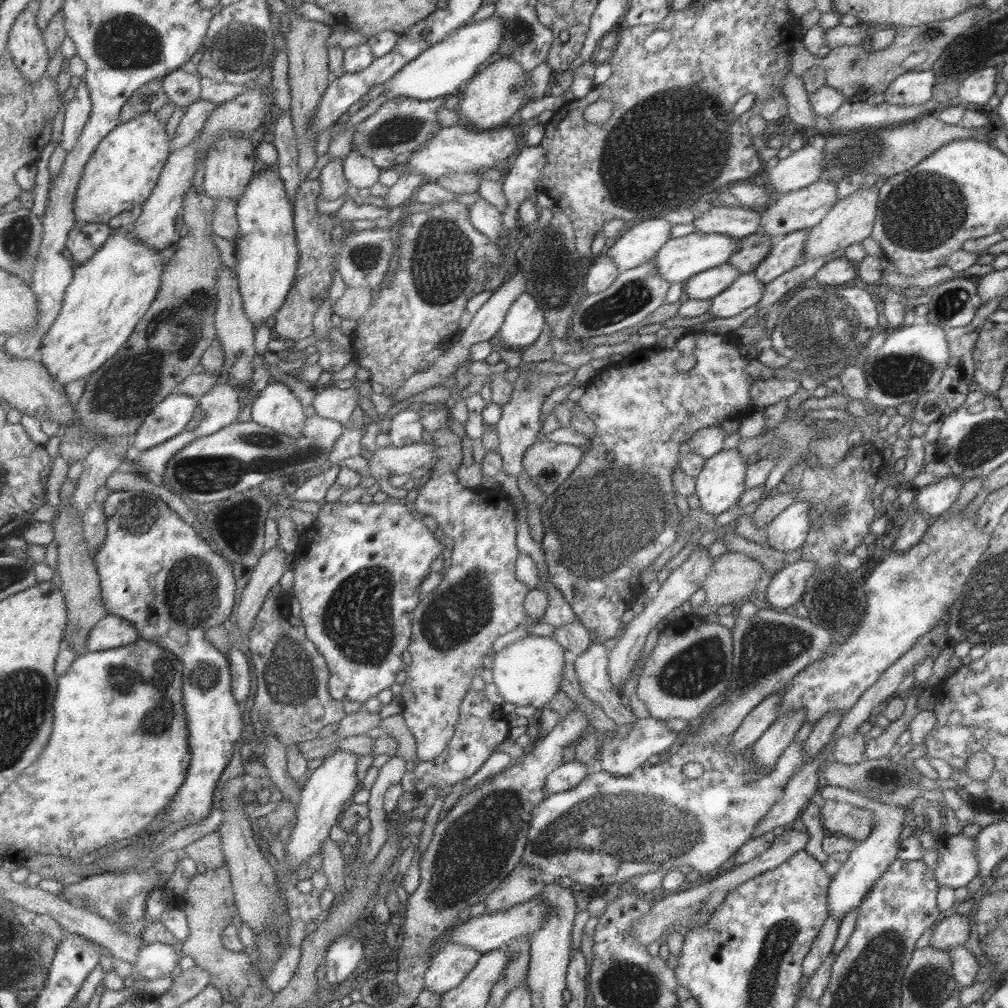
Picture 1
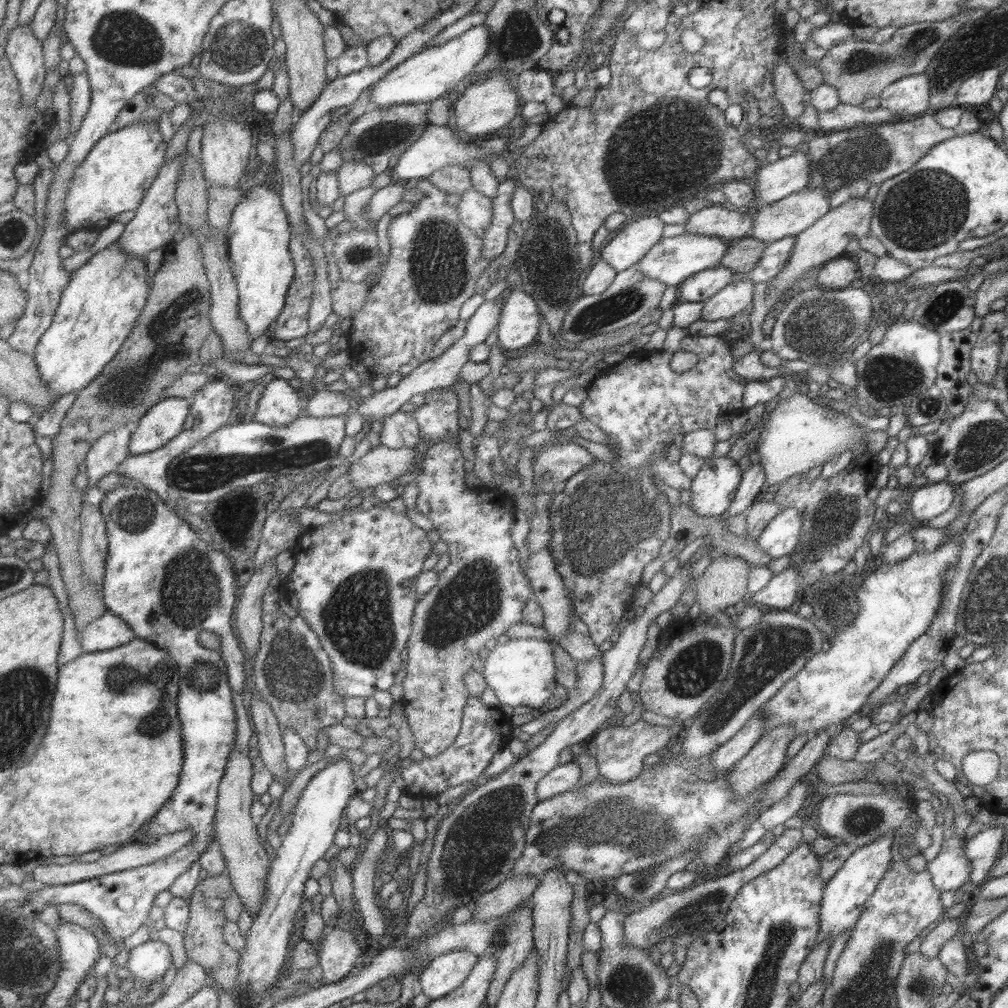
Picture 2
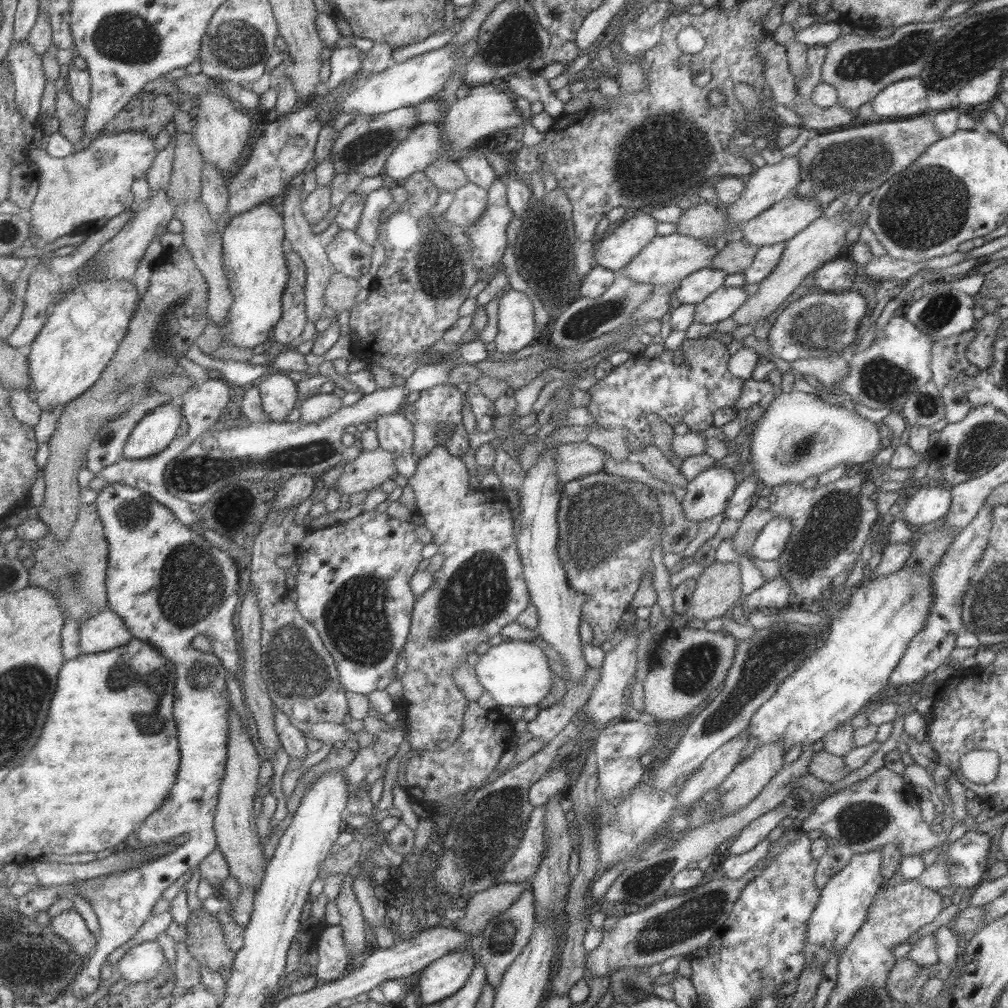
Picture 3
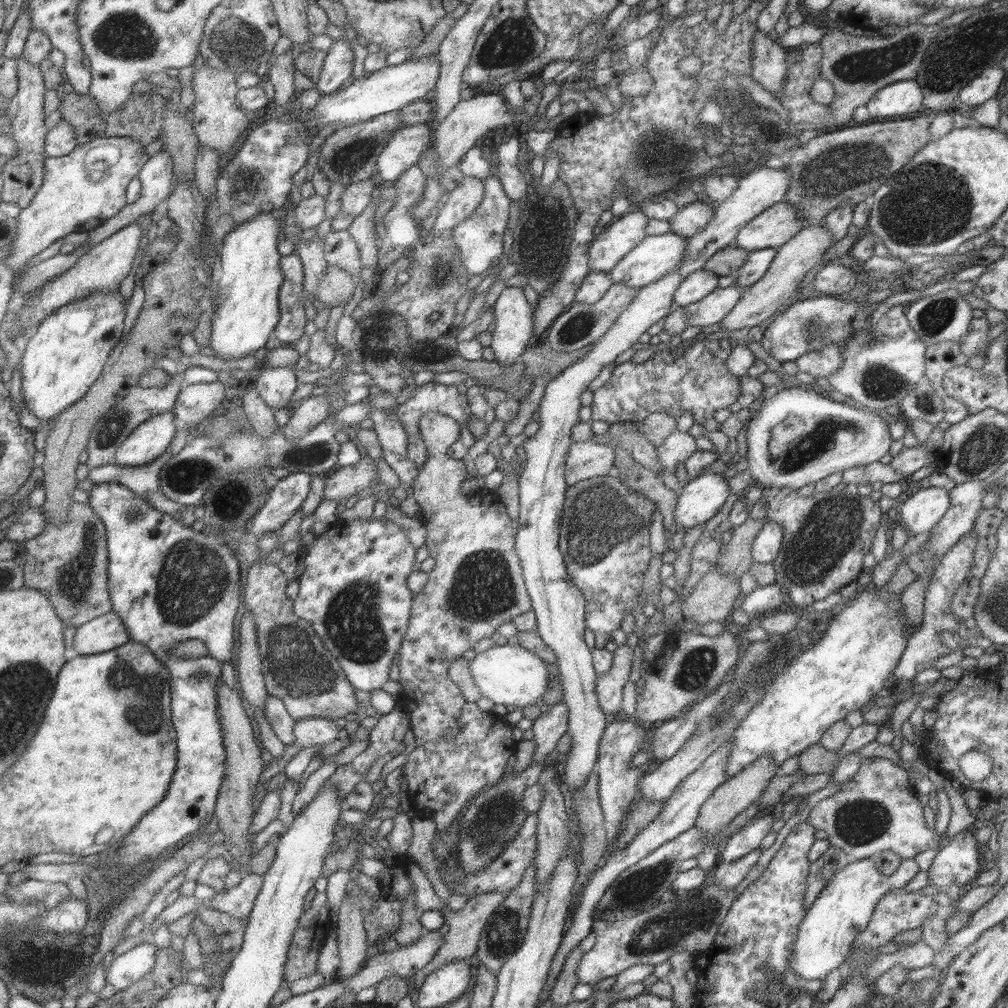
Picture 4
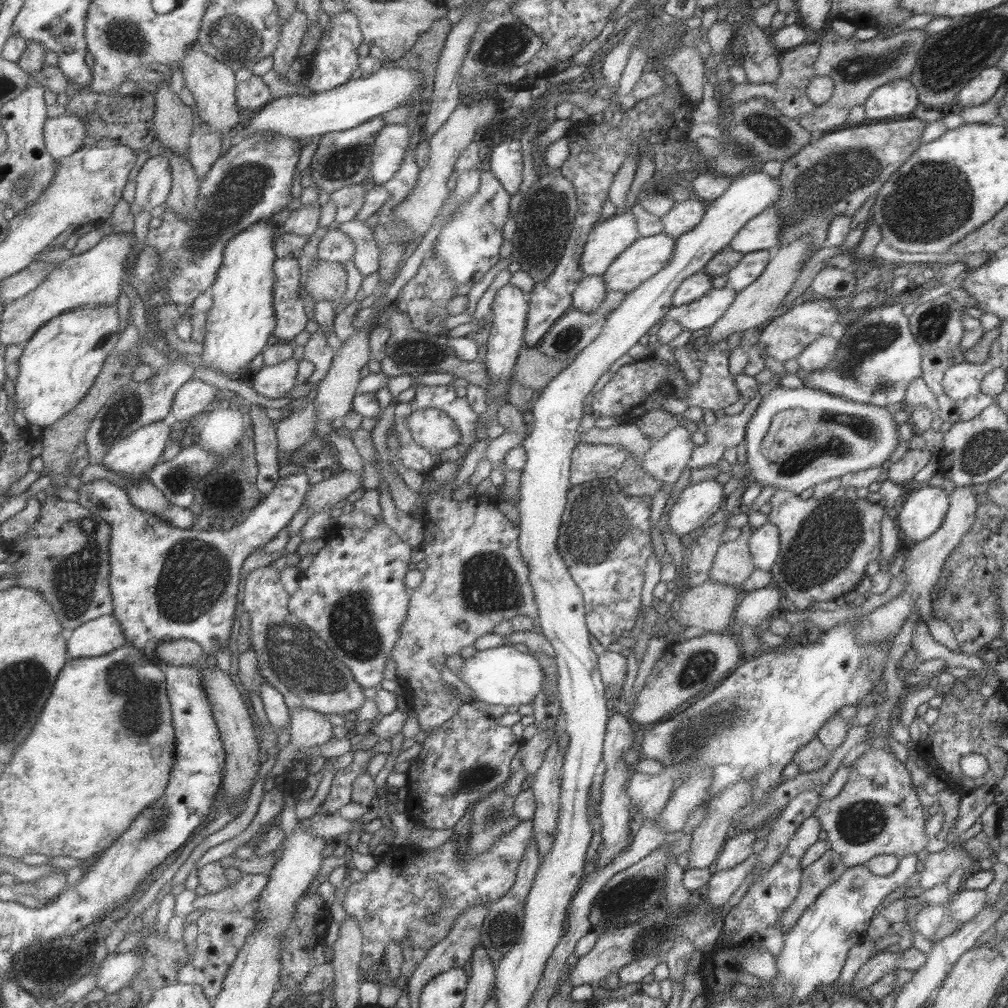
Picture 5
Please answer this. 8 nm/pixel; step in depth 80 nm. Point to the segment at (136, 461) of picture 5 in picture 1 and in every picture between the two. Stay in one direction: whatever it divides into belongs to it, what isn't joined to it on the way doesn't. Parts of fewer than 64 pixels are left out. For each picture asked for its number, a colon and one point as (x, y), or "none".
1: (168, 419)
2: (163, 422)
3: (151, 436)
4: (149, 441)

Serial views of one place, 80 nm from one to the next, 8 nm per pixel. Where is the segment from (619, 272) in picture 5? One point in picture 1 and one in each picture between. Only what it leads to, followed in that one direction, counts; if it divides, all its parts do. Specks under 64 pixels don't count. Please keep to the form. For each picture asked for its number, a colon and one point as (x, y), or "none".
1: (678, 259)
2: (673, 259)
3: (664, 259)
4: (656, 256)

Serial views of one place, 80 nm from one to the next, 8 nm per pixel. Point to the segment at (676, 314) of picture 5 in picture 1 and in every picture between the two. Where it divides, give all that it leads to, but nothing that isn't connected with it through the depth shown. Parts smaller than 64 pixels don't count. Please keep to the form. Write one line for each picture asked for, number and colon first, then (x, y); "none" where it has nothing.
1: (745, 290)
2: (728, 302)
3: (721, 304)
4: (711, 309)

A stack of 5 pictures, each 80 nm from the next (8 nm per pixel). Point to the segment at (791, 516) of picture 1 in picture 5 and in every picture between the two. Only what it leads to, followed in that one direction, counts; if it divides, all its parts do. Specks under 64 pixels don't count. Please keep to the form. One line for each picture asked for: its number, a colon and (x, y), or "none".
2: (780, 536)
3: (770, 542)
4: (767, 542)
5: (763, 545)

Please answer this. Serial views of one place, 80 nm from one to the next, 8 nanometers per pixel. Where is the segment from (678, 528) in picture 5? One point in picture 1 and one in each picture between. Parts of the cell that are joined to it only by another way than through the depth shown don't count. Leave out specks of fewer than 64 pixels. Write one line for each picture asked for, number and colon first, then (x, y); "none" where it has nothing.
1: (721, 480)
2: (713, 488)
3: (707, 494)
4: (701, 498)

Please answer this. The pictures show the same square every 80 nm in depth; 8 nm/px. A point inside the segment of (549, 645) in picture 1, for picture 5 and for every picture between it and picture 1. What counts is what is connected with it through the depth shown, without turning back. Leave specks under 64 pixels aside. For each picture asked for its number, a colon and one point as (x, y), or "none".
2: (520, 672)
3: (514, 673)
4: (506, 674)
5: (502, 675)

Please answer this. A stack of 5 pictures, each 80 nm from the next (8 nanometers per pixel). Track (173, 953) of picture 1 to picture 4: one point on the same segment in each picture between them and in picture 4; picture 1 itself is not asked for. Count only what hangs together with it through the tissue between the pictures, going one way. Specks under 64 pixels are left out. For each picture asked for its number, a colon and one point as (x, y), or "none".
2: (148, 963)
3: (144, 962)
4: (124, 971)

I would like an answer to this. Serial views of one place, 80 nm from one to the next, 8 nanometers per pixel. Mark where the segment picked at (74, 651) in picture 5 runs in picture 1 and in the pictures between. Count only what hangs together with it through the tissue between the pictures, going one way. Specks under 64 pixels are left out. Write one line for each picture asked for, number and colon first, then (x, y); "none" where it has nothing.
1: (112, 632)
2: (110, 631)
3: (106, 631)
4: (108, 632)

